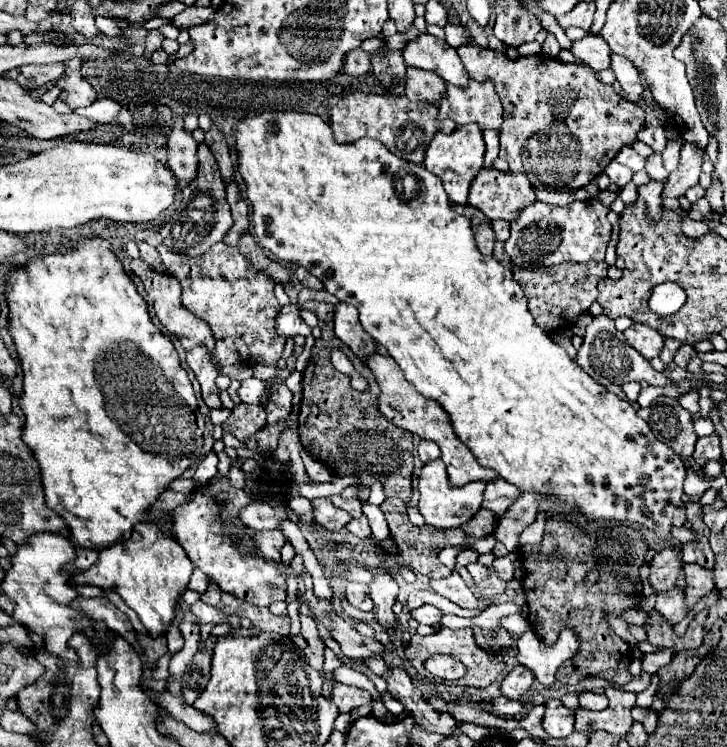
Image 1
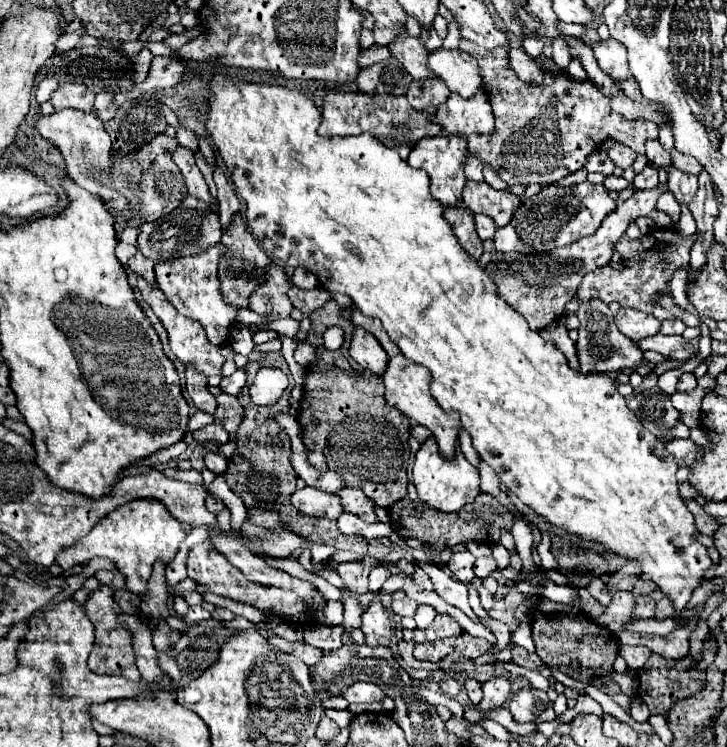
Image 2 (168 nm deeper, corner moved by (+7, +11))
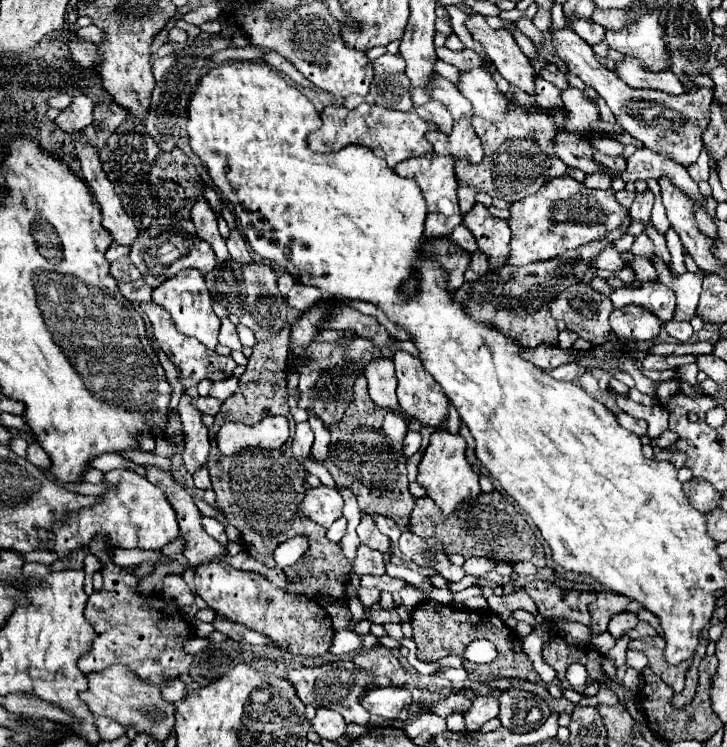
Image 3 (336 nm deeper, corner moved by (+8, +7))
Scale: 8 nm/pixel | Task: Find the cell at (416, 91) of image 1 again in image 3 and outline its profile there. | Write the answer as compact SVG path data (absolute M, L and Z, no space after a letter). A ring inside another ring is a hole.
M428 100L420 108L416 108L416 114L420 118L424 118L426 122L434 122L442 132L450 132L452 130L454 120L452 120L448 108L444 108L444 104L440 104L438 100Z

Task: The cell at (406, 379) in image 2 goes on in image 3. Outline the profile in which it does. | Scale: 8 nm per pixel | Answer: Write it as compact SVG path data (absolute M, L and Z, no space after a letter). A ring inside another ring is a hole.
M396 352L392 360L396 364L396 378L398 378L396 394L398 394L400 410L424 426L440 428L448 416L448 398L444 396L442 388L436 384L436 380L432 380L432 376L428 376L428 372L424 372L420 360L416 360L412 354Z

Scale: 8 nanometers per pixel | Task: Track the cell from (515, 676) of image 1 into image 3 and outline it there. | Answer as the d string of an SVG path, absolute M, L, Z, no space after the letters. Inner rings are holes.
M494 694L478 696L472 702L472 708L468 712L464 712L468 730L478 730L484 722L488 722L490 718L496 718L496 716L498 716L498 698Z

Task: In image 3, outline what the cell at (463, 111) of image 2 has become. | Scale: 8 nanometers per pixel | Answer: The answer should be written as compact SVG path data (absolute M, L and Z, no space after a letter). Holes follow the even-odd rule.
M464 116L454 122L452 132L442 132L442 130L430 130L426 132L428 142L434 146L436 154L442 156L466 156L472 162L482 160L482 140L472 128L472 116Z

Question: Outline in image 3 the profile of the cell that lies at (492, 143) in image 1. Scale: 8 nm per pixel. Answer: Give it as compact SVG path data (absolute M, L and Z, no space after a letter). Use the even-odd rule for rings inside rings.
M462 184L458 188L458 202L460 202L460 212L462 214L466 214L474 206L476 194L478 194L478 190L474 186L470 186L470 184Z

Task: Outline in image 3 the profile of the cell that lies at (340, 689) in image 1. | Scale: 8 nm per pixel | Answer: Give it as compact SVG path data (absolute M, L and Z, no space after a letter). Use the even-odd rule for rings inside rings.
M372 688L366 692L366 696L360 700L360 704L376 716L382 718L398 718L398 712L412 704L412 696L406 688Z

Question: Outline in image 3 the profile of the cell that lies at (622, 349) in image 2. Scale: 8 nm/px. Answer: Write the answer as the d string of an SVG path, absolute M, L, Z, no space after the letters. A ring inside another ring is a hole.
M572 284L564 296L552 302L552 316L566 322L566 326L580 338L590 340L594 346L604 344L612 332L608 316L614 310L608 296L592 292L588 284Z

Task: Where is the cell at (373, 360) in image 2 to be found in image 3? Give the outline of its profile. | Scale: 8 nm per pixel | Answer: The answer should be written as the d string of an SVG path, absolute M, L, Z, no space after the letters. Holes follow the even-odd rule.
M374 358L366 364L364 374L368 378L368 390L370 398L376 404L392 406L392 410L400 410L396 402L396 372L394 362L388 358Z

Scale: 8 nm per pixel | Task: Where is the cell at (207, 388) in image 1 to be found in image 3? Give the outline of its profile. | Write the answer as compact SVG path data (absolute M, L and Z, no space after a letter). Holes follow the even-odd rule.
M182 394L180 404L178 404L178 412L184 424L184 450L182 450L182 458L186 464L186 470L192 474L196 468L200 468L206 460L208 460L208 428L202 422L202 412L196 410L196 406L192 404L190 394Z

